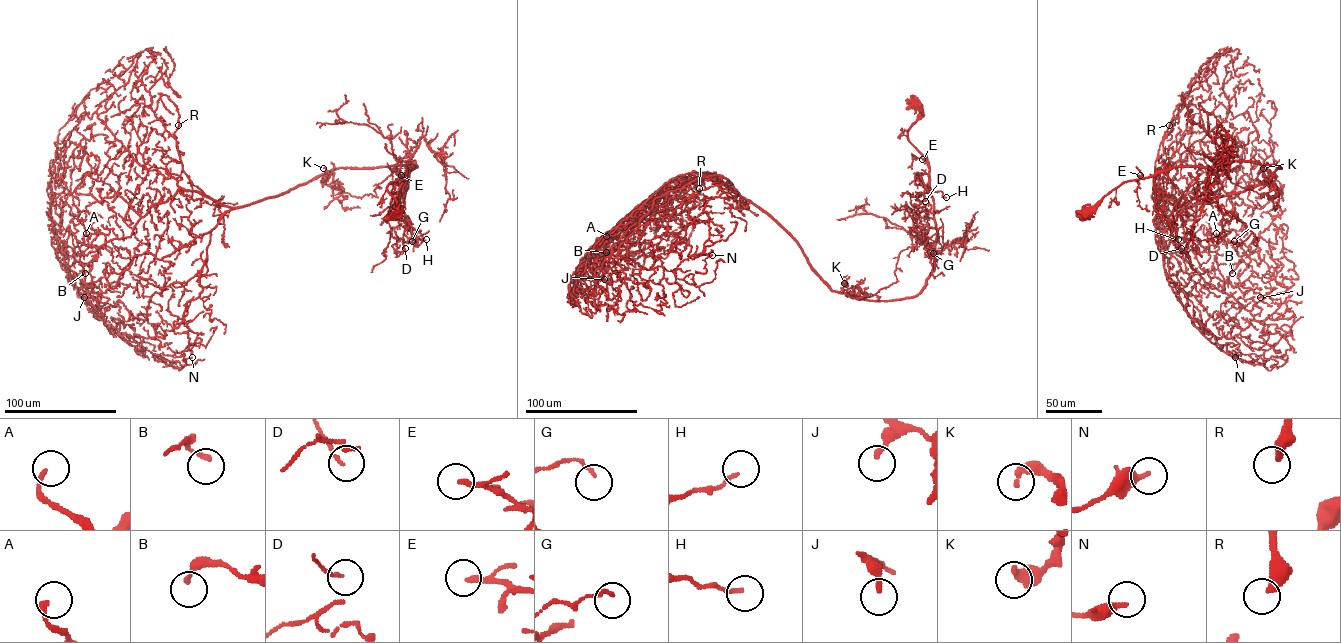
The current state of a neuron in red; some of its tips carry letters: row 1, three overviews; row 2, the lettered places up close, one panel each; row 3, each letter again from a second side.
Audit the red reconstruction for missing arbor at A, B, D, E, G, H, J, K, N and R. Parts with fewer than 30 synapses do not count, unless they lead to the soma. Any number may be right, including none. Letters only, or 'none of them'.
H, N

